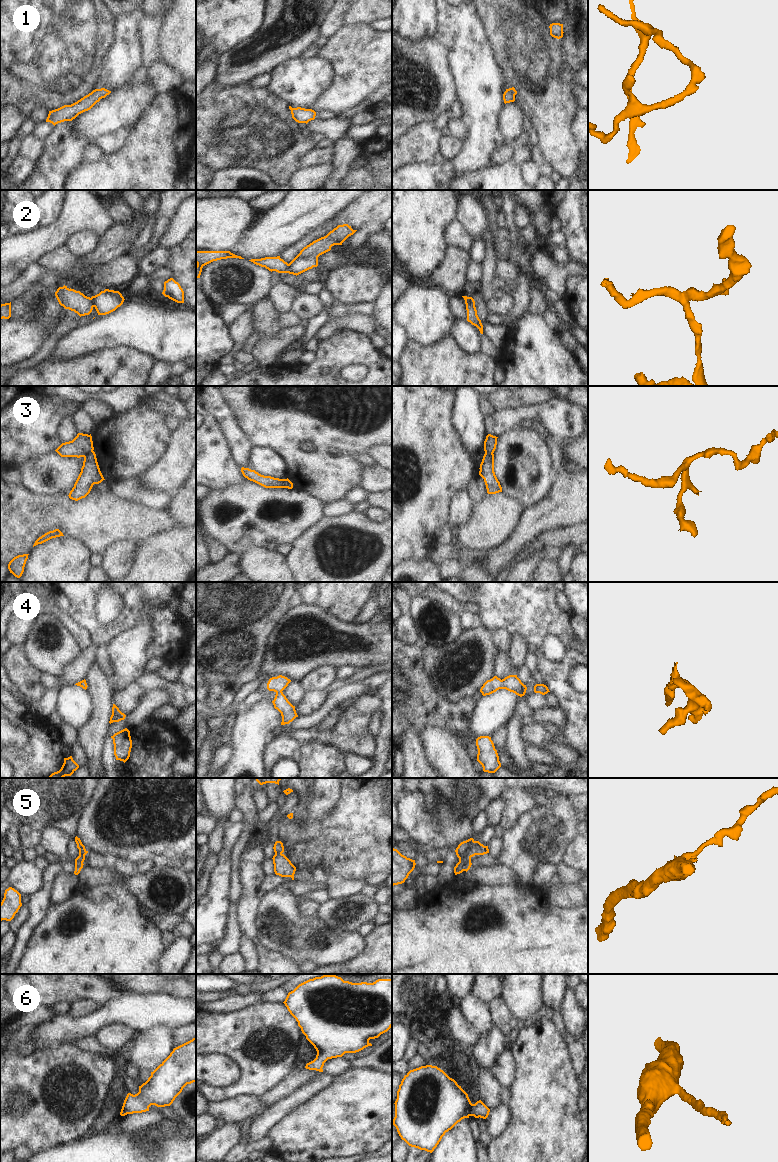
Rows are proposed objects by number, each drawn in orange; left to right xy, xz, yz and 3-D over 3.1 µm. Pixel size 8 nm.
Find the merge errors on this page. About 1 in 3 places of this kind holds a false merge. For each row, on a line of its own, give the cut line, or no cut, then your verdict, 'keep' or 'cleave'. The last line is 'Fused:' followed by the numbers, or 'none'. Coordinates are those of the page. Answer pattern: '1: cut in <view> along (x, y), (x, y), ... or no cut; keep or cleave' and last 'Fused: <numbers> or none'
1: no cut; keep
2: cut in xy along (90, 298), (93, 306); cleave
3: cut in xy along (92, 450), (83, 456); cleave
4: no cut; keep
5: cut in yz along (473, 840), (467, 855), (459, 860); cleave
6: no cut; keep
Fused: 2, 3, 5

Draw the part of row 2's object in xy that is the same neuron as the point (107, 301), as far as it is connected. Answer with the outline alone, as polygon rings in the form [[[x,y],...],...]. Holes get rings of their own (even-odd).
[[[105,289],[92,296],[91,300],[98,315],[106,315],[120,307],[125,299],[119,291]]]

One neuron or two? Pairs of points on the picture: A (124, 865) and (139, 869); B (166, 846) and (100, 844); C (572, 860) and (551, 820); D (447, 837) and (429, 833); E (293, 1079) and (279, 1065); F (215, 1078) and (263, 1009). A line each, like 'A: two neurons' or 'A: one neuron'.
A: one neuron
B: one neuron
C: two neurons
D: one neuron
E: two neurons
F: two neurons

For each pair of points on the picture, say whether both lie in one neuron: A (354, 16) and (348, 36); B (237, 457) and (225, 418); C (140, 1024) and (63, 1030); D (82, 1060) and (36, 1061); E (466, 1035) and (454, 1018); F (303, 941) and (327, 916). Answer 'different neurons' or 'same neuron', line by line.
A: different neurons
B: same neuron
C: same neuron
D: same neuron
E: same neuron
F: different neurons

